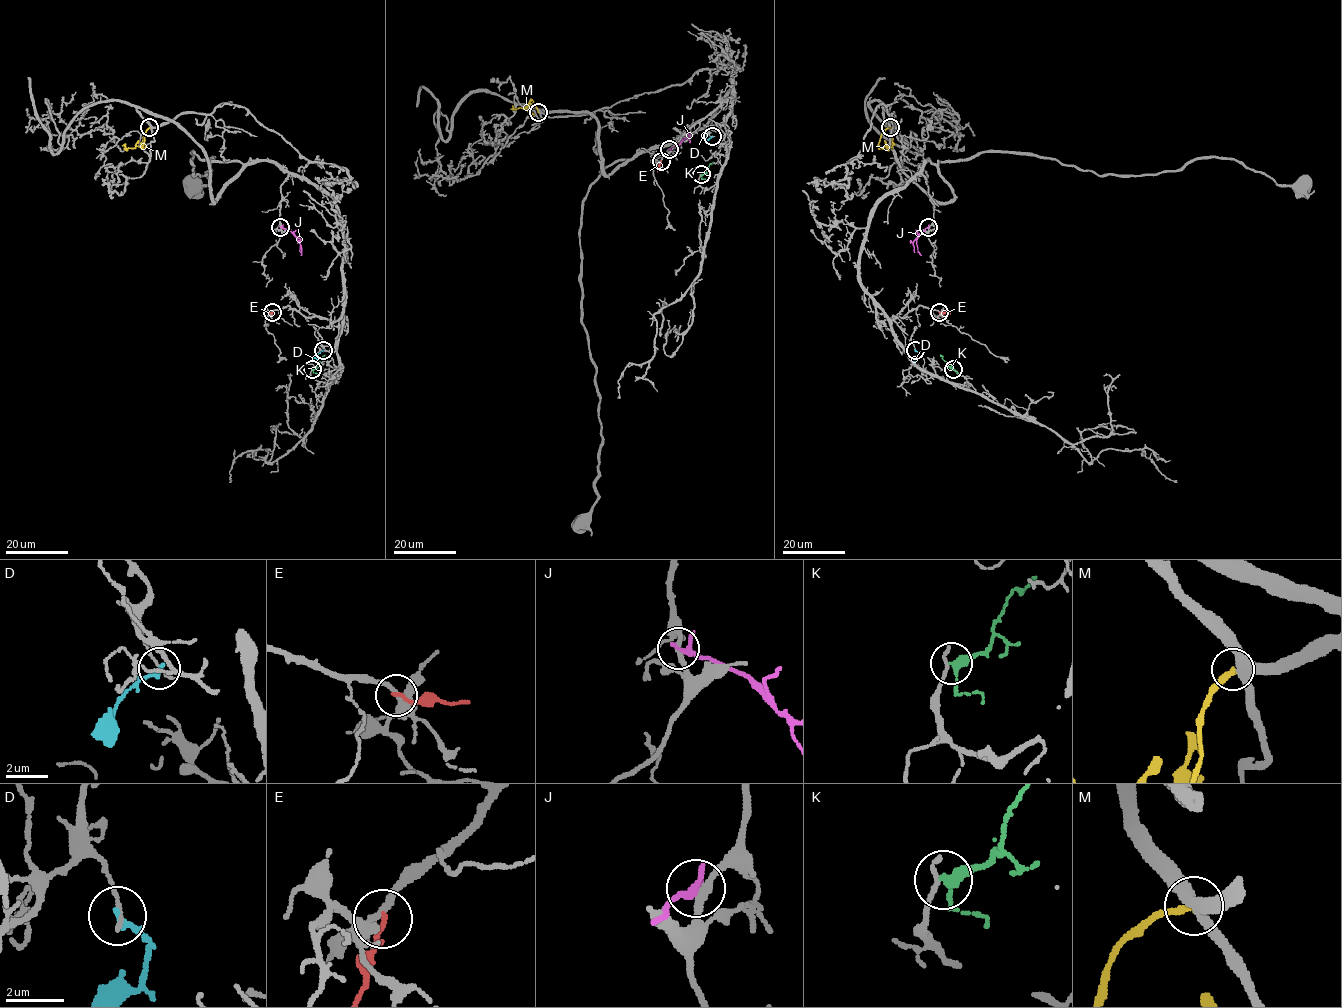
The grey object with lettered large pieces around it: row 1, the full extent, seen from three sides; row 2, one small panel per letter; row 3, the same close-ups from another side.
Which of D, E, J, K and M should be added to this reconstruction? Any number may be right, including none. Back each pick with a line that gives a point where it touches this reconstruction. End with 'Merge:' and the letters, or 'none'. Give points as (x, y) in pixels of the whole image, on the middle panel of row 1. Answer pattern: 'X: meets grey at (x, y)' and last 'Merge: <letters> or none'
Merge: none

